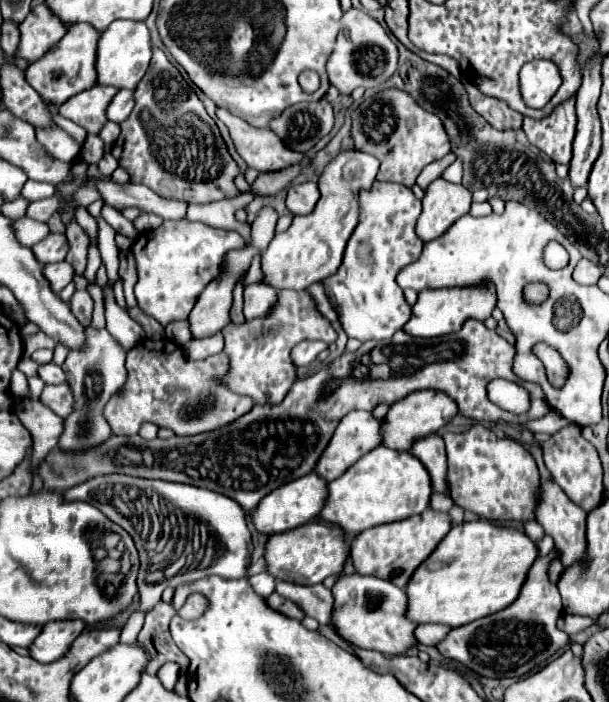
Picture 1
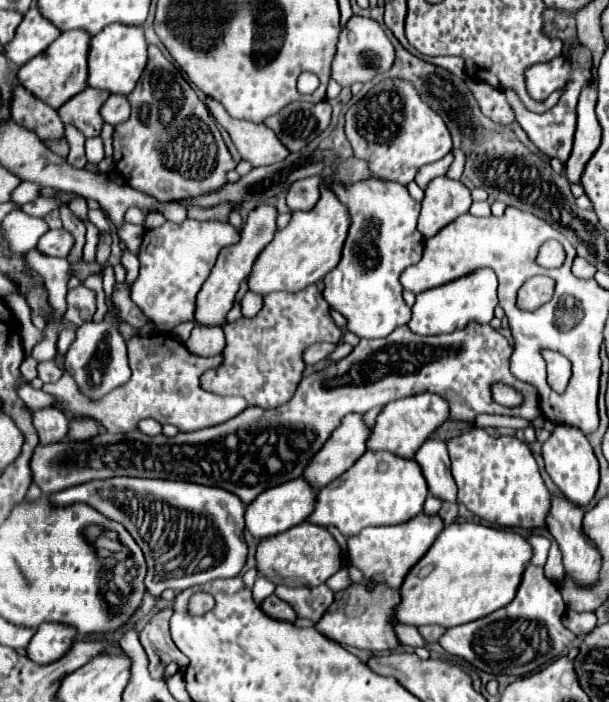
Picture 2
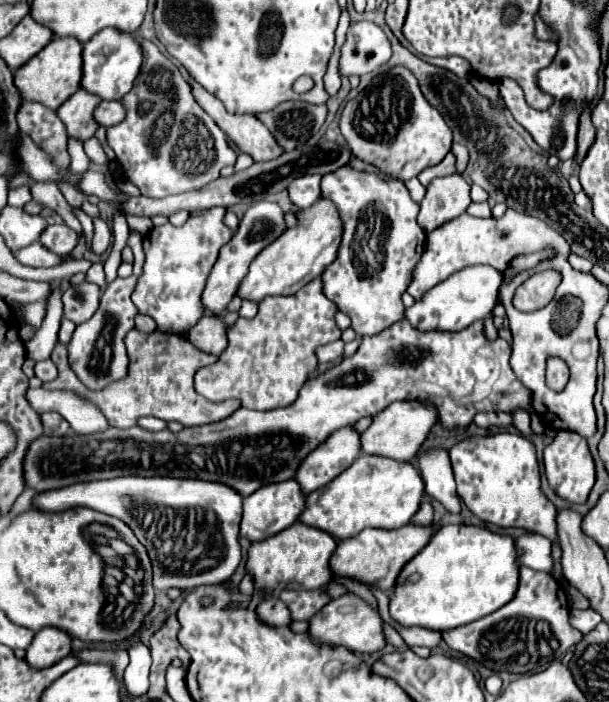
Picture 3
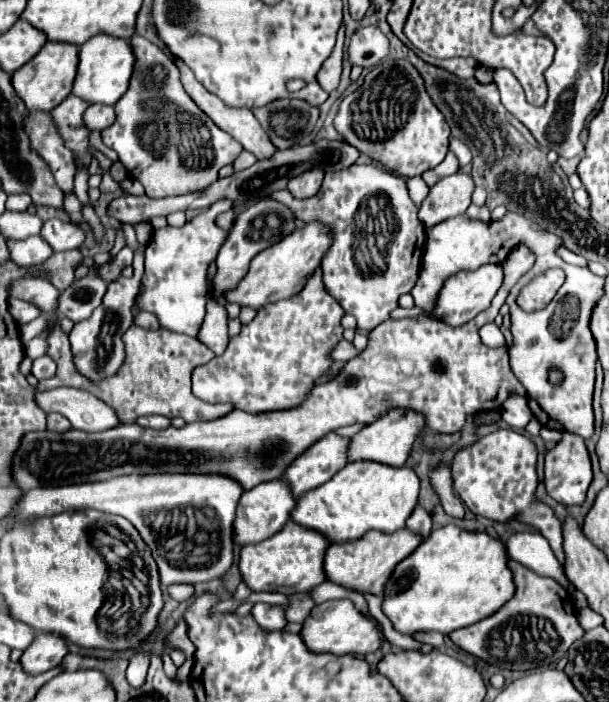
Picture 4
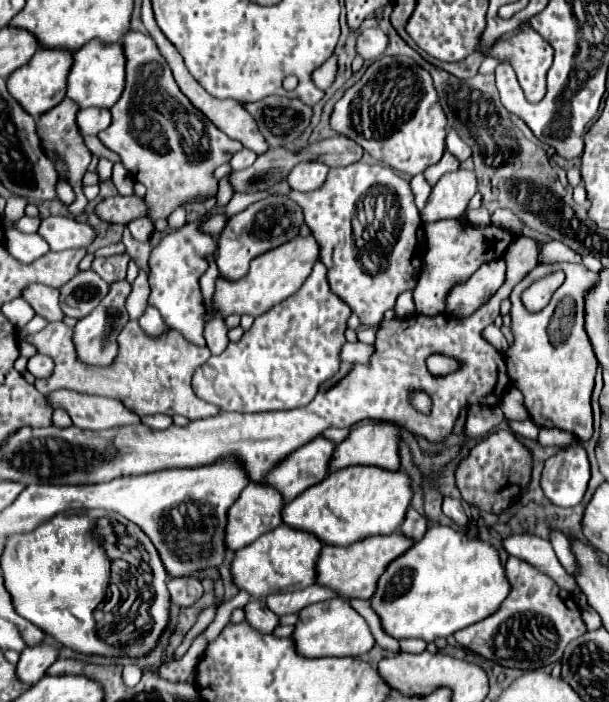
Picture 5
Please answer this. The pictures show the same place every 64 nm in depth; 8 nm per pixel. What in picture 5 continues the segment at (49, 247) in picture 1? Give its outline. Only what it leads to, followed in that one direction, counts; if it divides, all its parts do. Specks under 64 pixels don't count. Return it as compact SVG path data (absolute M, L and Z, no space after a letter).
M50 216L46 220L46 234L40 234L54 252L68 248L84 248L94 240L94 228L74 218Z

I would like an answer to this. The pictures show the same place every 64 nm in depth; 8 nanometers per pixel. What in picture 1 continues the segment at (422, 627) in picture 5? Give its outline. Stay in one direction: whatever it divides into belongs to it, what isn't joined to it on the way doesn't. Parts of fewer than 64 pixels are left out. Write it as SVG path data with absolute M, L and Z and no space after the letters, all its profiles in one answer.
M484 520L452 526L452 532L420 564L406 586L410 600L408 618L418 624L438 622L456 628L504 610L518 598L536 558L538 546L516 528L496 526Z

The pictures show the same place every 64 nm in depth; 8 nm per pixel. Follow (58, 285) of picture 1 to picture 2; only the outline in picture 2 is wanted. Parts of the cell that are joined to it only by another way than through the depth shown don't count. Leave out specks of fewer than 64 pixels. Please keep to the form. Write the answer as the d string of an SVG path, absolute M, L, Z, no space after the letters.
M28 250L26 254L28 264L32 266L32 270L36 270L42 280L44 286L48 290L48 300L52 302L54 308L54 318L58 320L62 316L62 312L66 310L66 284L68 284L68 270L70 270L70 262L66 258L48 258L48 256L40 256L40 252L36 250Z

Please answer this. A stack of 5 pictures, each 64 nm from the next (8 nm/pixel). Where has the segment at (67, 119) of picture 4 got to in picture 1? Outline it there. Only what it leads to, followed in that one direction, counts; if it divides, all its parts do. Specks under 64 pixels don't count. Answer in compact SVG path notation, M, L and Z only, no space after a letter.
M96 84L76 96L72 100L66 100L60 106L60 114L76 124L80 124L88 134L98 134L98 128L102 128L108 118L106 118L106 108L116 96L118 88L112 86L102 86Z

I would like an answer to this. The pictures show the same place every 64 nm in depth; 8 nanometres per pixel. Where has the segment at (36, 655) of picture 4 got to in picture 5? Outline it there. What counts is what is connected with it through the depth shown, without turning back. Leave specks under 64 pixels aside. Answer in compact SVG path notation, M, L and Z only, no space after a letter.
M42 642L36 646L28 646L22 650L18 660L18 676L26 684L38 682L46 670L56 662L58 648L52 642Z

